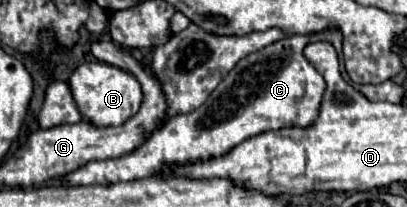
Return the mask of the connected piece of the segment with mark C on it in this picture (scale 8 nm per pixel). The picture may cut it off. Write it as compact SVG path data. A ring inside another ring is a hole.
M328 29L318 37L308 35L300 39L298 35L294 35L288 39L280 39L244 57L226 75L226 79L222 79L222 83L212 91L204 105L190 113L166 119L160 127L156 127L150 133L150 137L140 147L136 147L136 151L130 151L128 155L120 155L116 159L86 163L84 167L66 175L64 185L96 185L144 179L152 177L164 163L186 163L196 159L208 159L214 155L218 157L228 153L232 147L236 147L252 135L292 125L310 125L318 115L320 97L326 89L326 83L322 75L302 55L302 45L306 45L306 41L318 39L332 41L338 55L342 55L338 47L342 35L336 29Z

